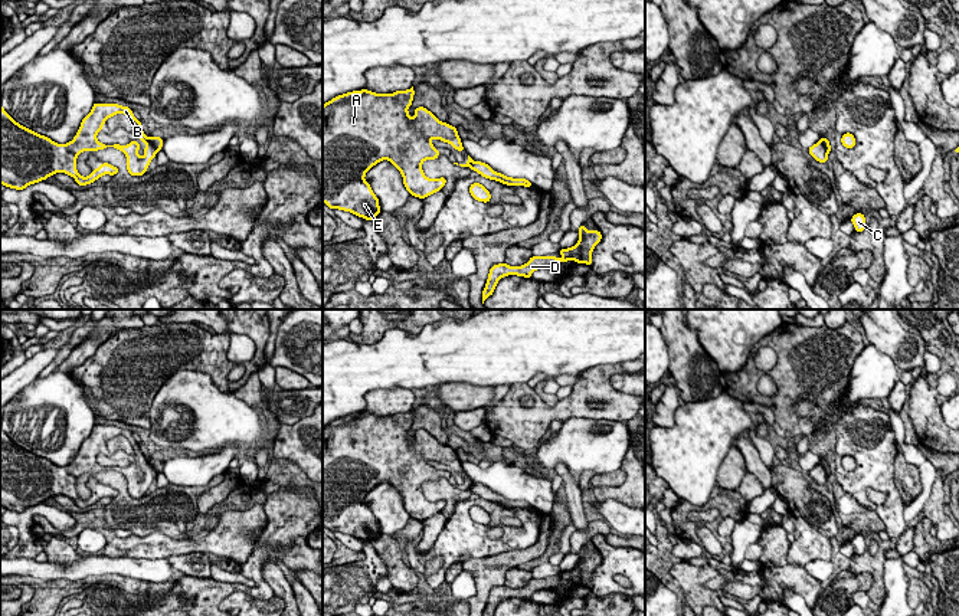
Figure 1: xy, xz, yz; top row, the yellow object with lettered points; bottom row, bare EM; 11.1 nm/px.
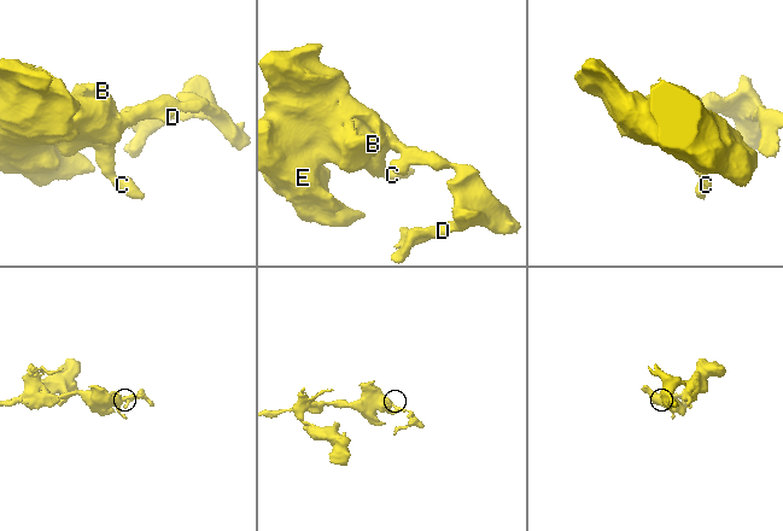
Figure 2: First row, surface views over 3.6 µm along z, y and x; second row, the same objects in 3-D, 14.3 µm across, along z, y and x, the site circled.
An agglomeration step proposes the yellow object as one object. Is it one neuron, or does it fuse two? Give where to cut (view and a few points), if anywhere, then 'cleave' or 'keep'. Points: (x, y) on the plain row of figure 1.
xy (147, 461), (157, 472) | cleave

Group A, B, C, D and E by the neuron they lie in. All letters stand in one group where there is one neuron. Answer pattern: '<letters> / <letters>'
A B C E / D

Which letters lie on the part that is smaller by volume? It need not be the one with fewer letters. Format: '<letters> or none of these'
D

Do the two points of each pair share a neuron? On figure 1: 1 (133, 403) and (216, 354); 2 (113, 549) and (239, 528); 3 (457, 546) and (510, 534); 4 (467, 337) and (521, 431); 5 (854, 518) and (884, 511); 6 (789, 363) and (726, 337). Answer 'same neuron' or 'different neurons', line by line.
1: same neuron
2: same neuron
3: same neuron
4: different neurons
5: different neurons
6: different neurons

